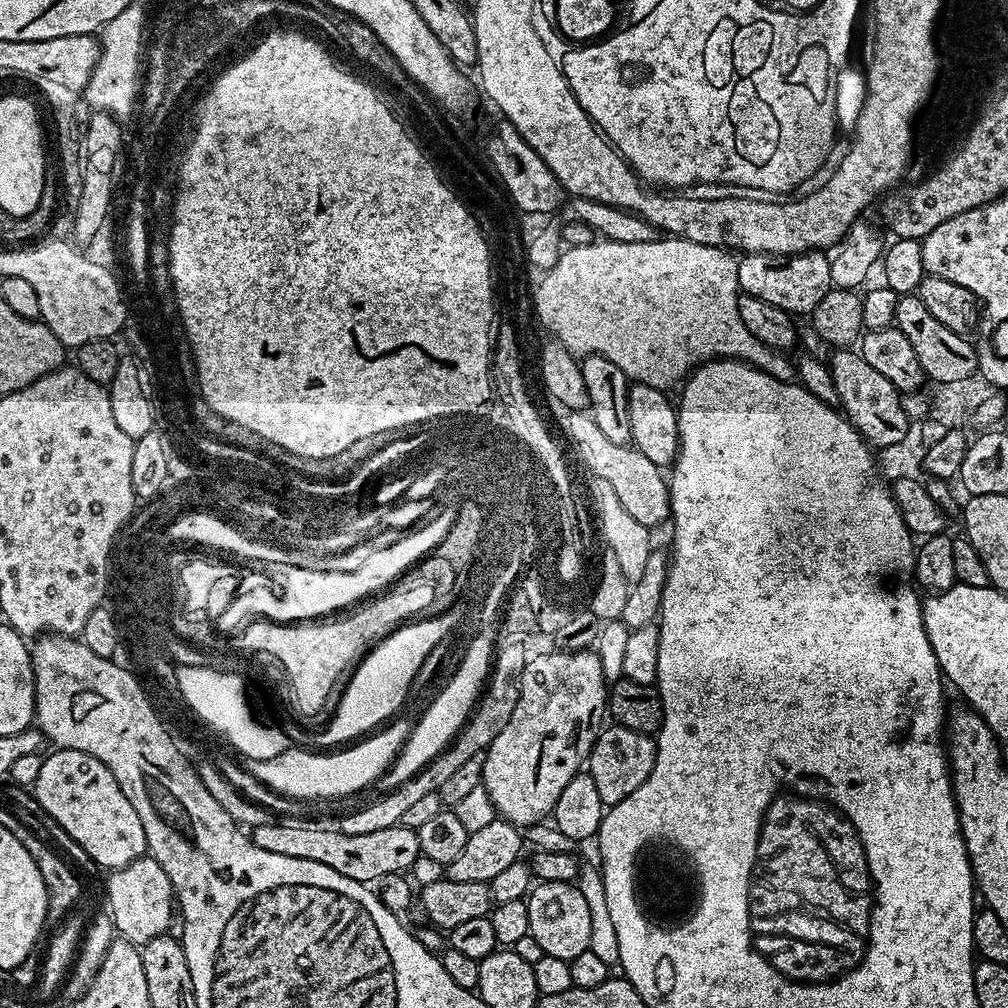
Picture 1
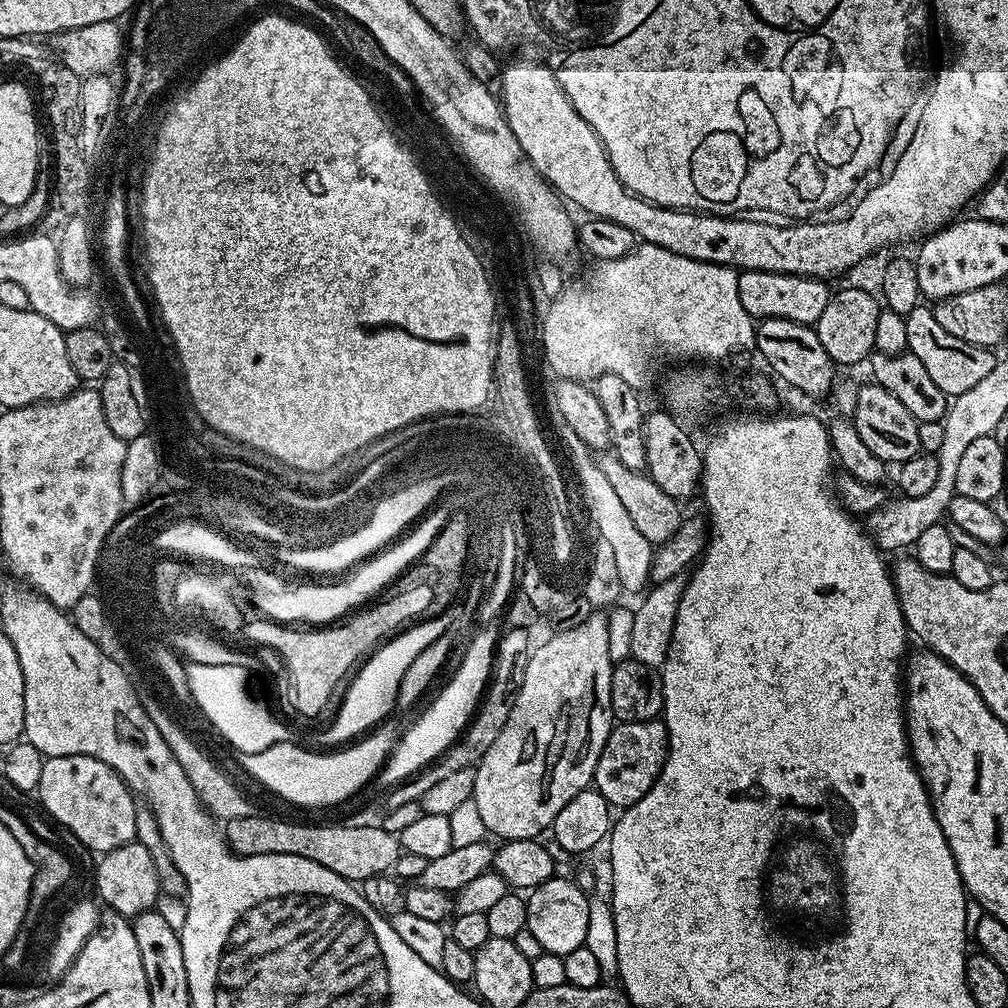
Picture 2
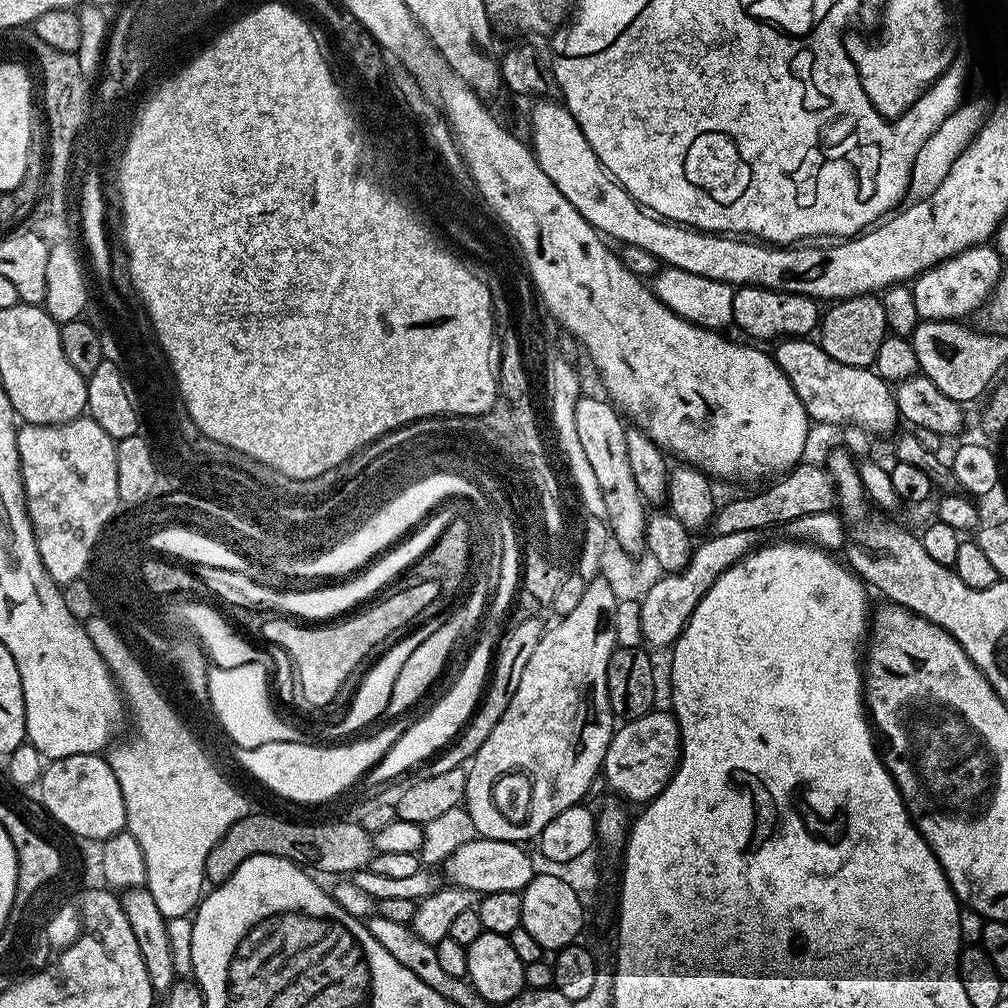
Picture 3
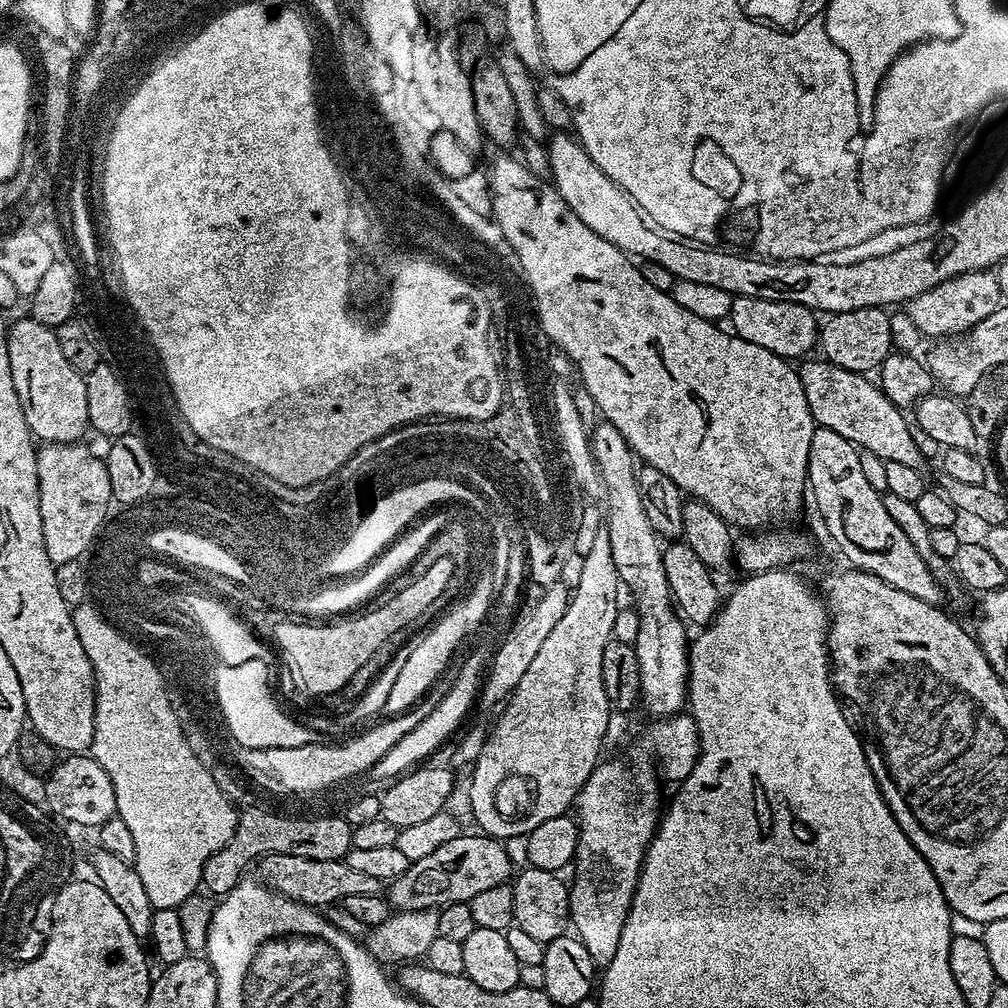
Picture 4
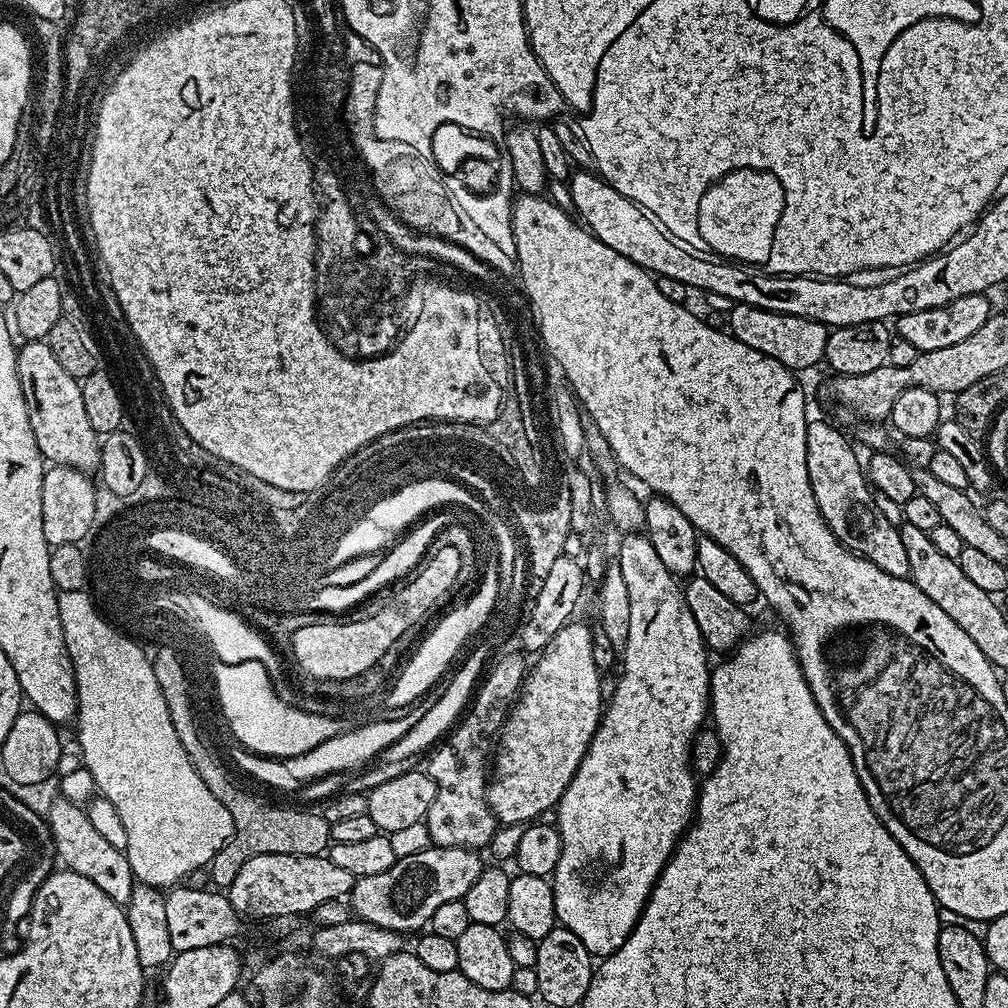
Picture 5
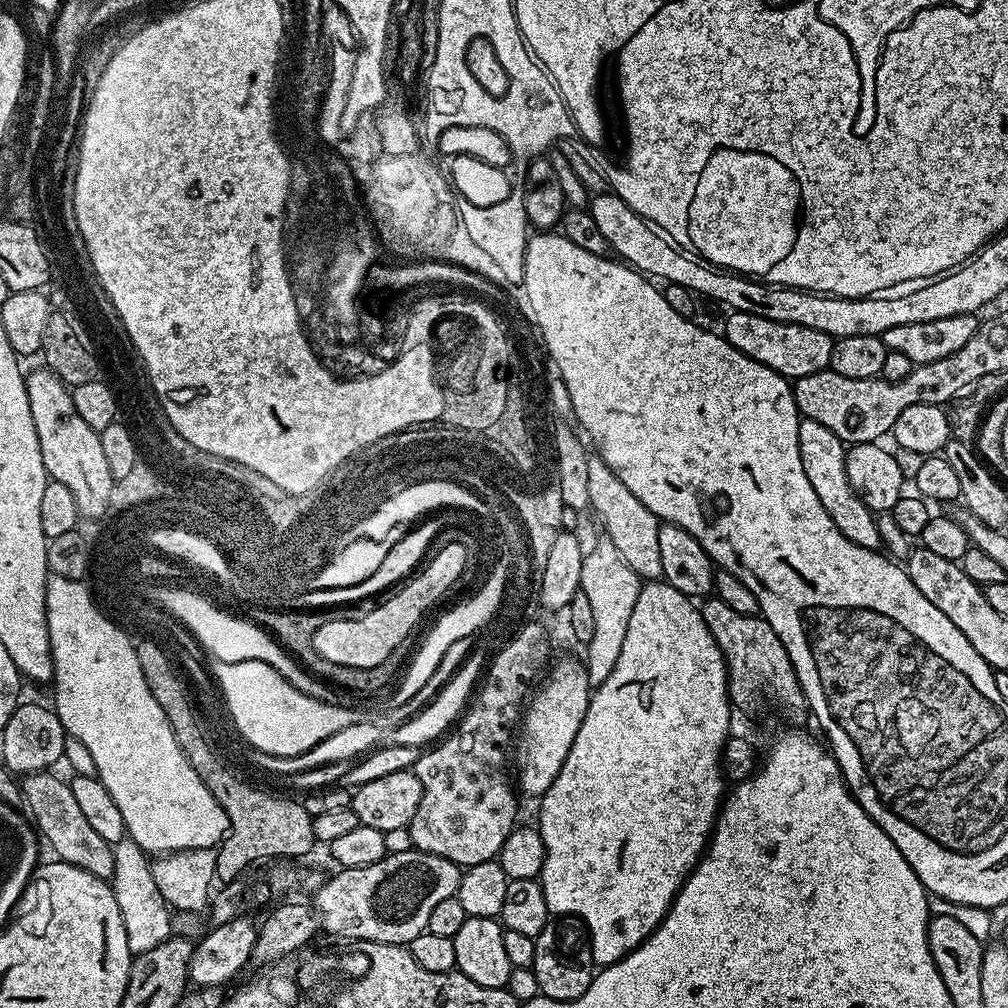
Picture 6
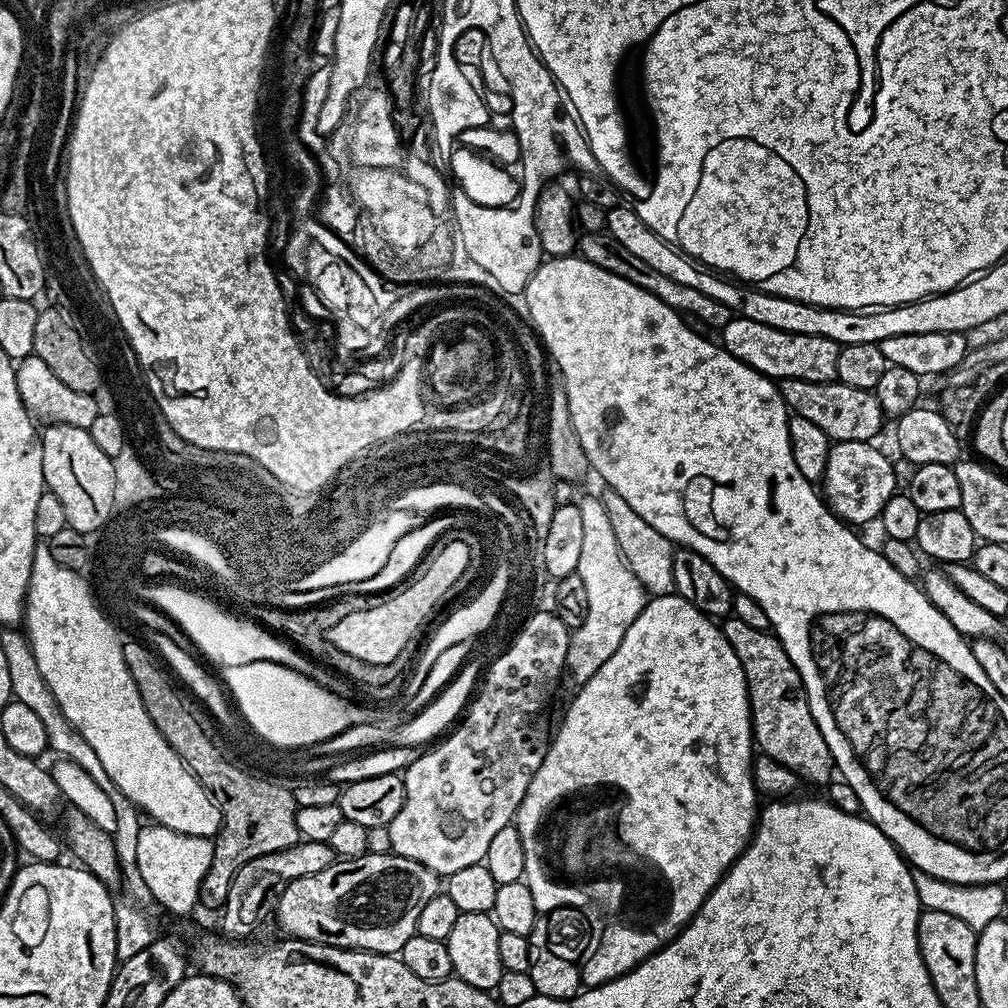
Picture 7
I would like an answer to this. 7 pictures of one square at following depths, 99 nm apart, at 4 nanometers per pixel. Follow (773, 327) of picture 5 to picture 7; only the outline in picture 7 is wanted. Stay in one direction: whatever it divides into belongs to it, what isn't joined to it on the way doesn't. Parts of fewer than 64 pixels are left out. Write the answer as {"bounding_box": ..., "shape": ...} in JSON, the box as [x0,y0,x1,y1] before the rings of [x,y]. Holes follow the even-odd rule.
{"bounding_box":[722,315,841,384],"shape":[[[737,315],[724,327],[722,336],[724,349],[764,376],[802,378],[810,382],[827,384],[836,380],[841,345],[827,336],[807,336],[801,332],[787,332],[741,315]]]}

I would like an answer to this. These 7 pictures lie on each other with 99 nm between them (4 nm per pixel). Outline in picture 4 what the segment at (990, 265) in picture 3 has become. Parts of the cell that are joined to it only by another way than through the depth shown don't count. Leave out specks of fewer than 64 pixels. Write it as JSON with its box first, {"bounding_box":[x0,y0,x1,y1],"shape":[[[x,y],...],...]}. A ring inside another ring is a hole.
{"bounding_box":[906,270,1000,341],"shape":[[[992,270],[983,272],[967,272],[949,280],[930,286],[930,290],[922,290],[922,294],[913,296],[906,305],[910,322],[920,331],[921,337],[932,336],[933,341],[943,340],[950,336],[960,336],[970,331],[982,318],[990,318],[994,310],[1000,307],[1000,297],[996,273]]]}

